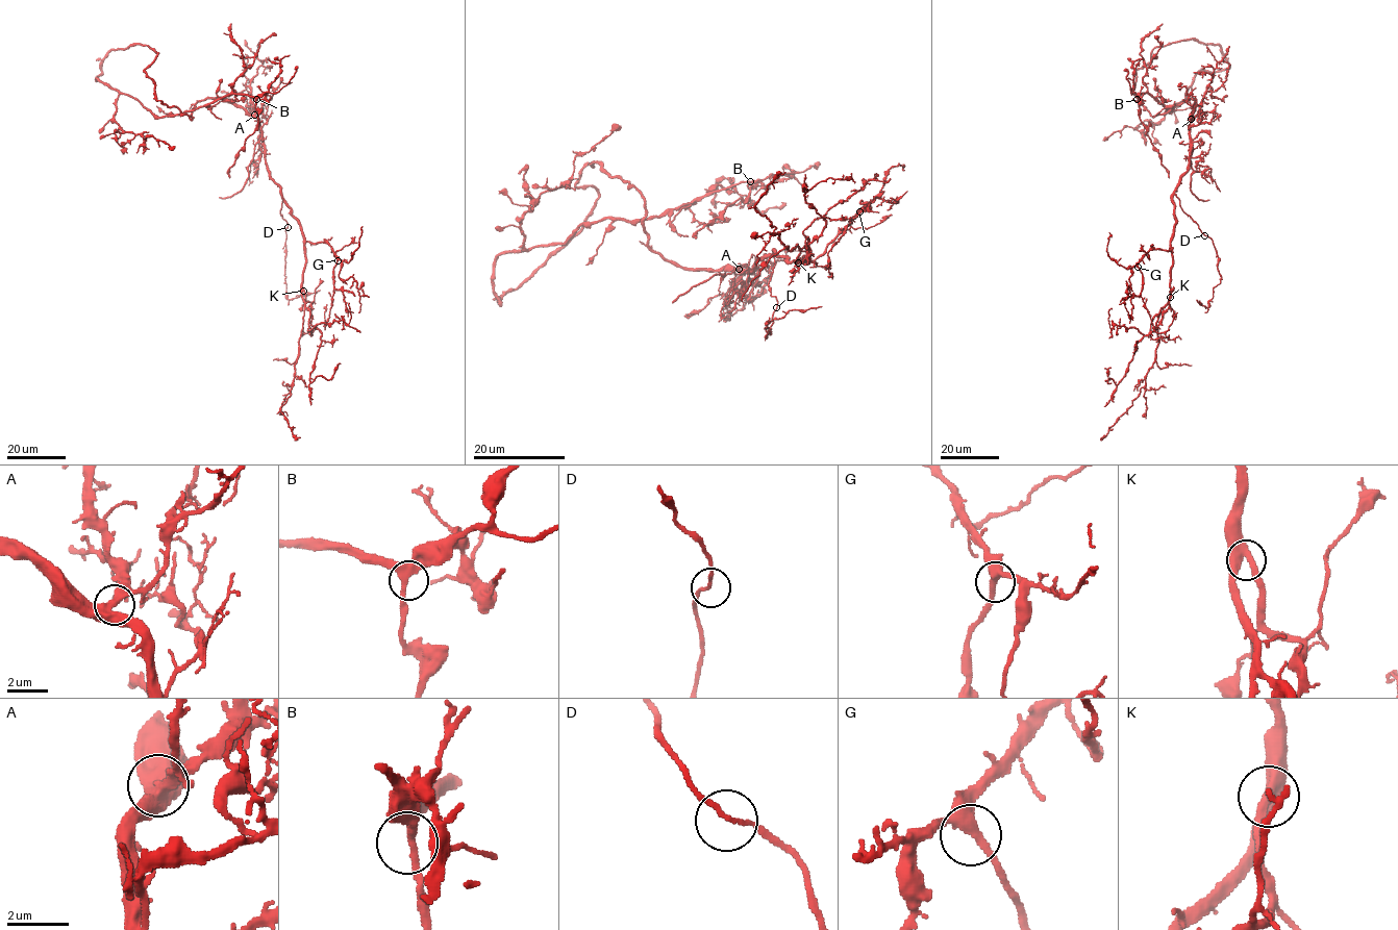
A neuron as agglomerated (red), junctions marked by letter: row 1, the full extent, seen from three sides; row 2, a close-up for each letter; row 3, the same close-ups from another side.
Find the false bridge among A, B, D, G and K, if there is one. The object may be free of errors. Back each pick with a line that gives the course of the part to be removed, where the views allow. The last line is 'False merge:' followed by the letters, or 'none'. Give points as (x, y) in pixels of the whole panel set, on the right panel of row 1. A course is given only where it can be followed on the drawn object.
False merge: none

